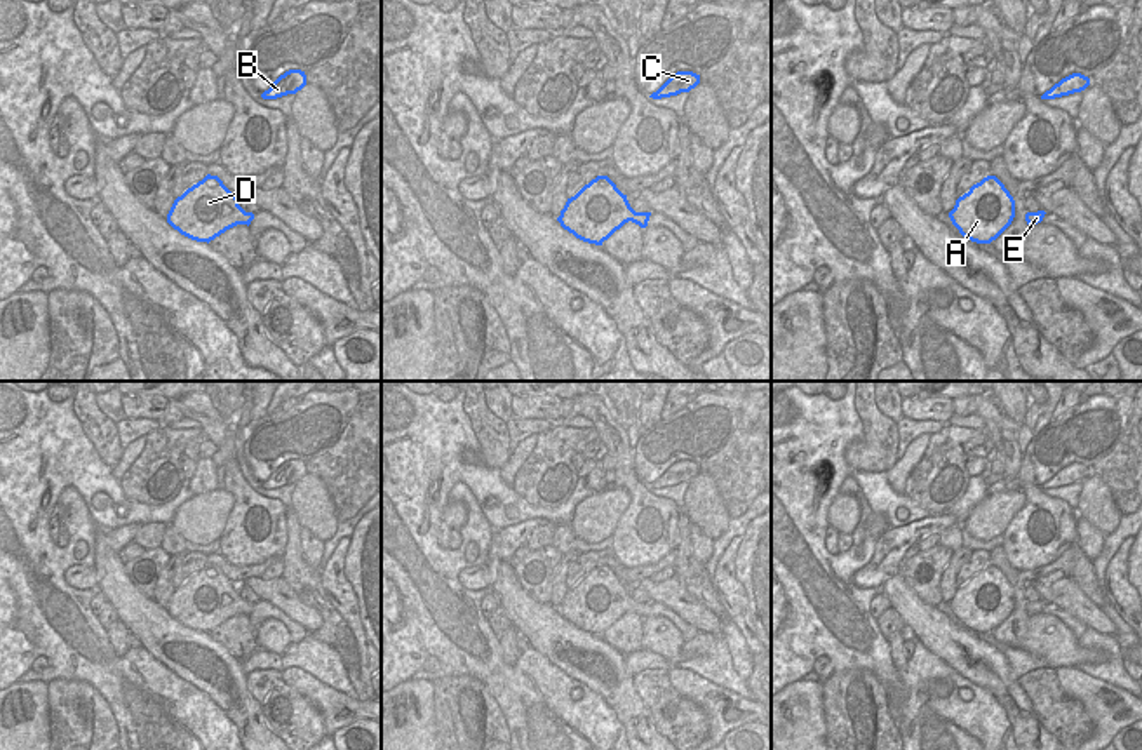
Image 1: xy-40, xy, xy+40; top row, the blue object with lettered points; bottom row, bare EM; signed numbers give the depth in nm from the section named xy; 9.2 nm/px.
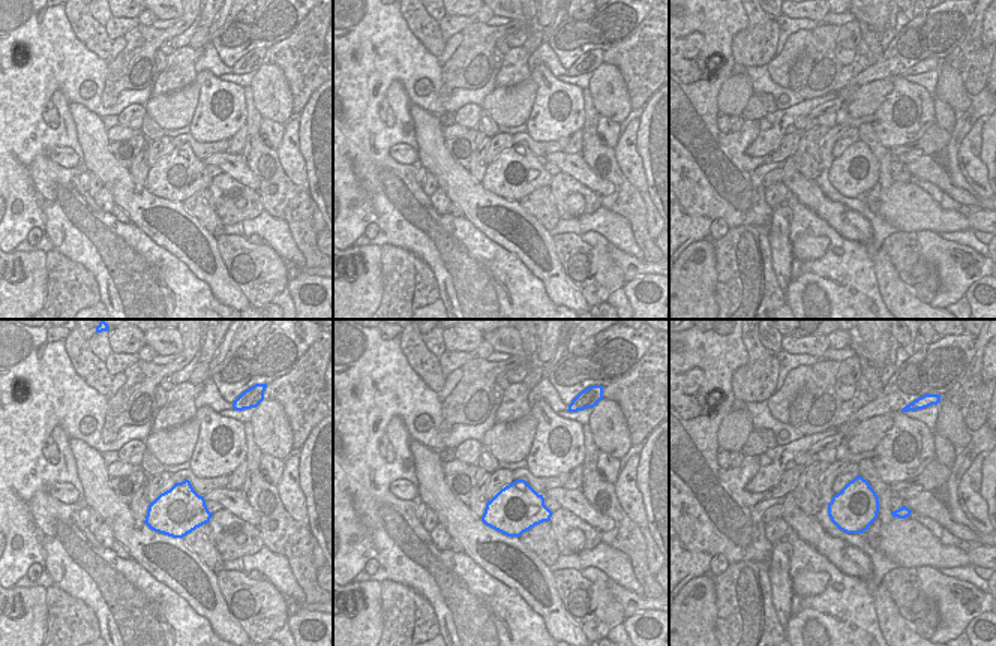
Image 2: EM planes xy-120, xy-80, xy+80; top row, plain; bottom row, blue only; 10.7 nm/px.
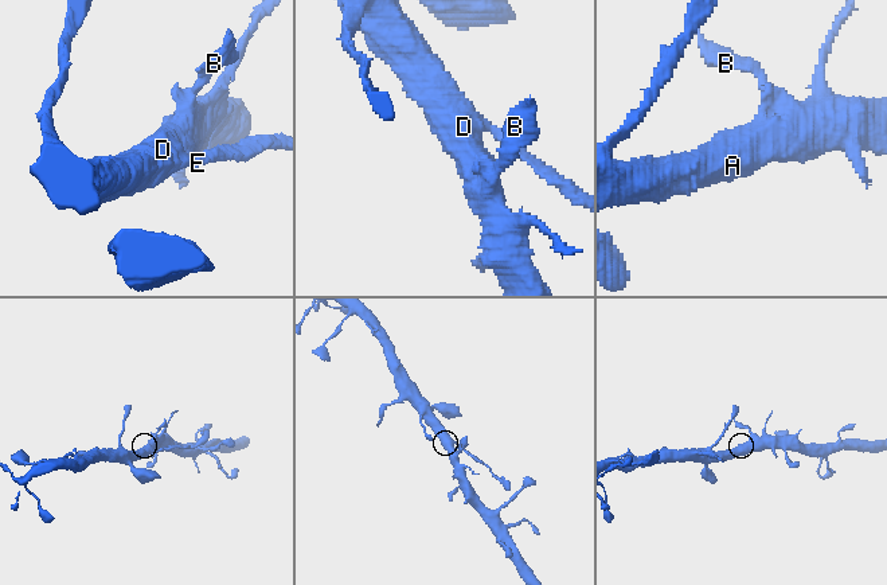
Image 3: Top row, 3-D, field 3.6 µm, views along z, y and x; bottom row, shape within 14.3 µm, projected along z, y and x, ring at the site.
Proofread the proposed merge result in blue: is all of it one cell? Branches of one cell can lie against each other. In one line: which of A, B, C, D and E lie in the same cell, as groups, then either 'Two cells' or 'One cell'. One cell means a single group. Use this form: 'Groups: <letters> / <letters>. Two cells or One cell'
Groups: A B C D E. One cell

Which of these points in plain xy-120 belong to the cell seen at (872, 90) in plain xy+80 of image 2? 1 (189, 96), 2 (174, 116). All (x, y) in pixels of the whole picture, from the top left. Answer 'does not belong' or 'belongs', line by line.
1: belongs
2: belongs

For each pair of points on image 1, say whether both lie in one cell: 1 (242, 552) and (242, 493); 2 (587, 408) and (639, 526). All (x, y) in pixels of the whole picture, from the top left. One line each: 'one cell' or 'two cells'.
1: one cell
2: one cell

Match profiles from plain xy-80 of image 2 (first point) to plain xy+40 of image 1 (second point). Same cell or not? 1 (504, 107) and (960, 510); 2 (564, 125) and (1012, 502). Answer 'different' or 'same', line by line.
1: different
2: different

